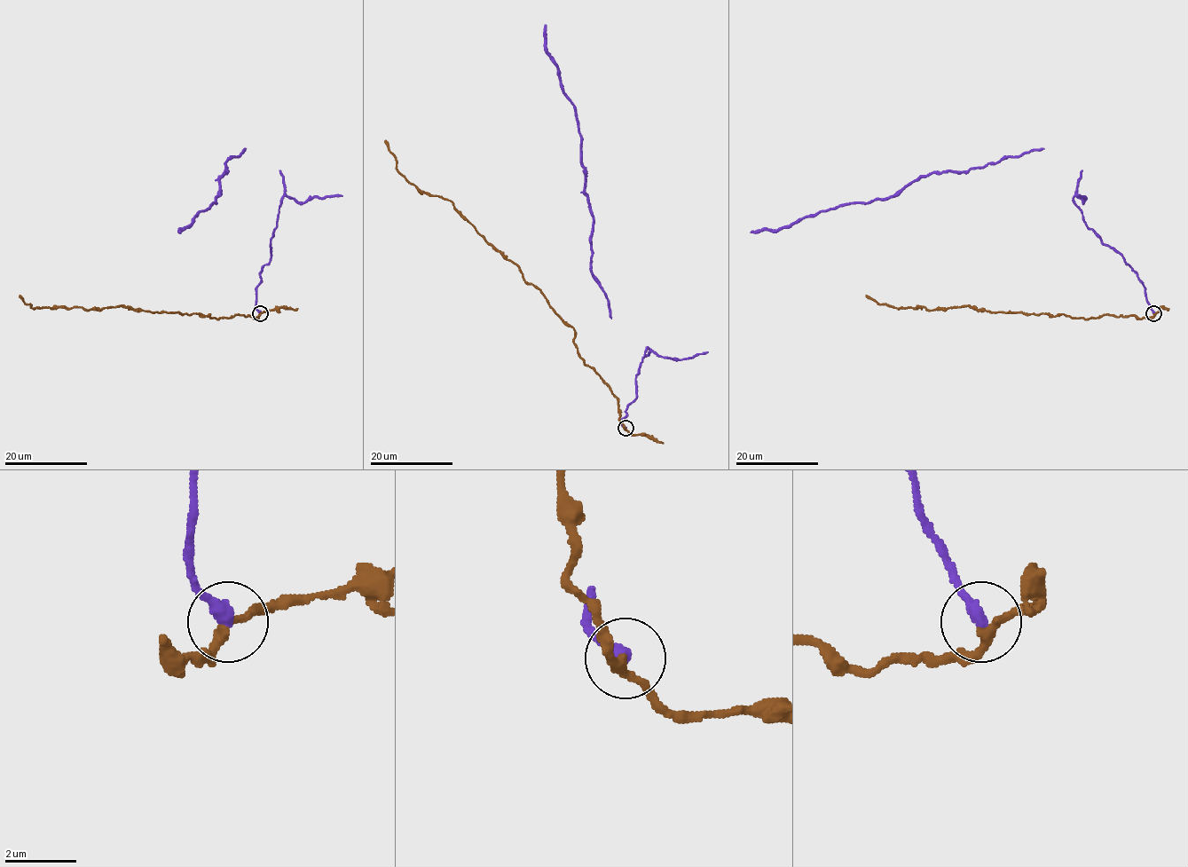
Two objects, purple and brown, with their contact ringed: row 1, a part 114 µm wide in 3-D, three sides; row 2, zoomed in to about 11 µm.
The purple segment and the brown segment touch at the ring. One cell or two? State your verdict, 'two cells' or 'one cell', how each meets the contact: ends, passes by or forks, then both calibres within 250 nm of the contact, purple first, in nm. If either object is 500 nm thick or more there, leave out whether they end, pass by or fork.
two cells; purple ends there; brown passes by; 360 nm thick on the purple side, 240 nm on the other

